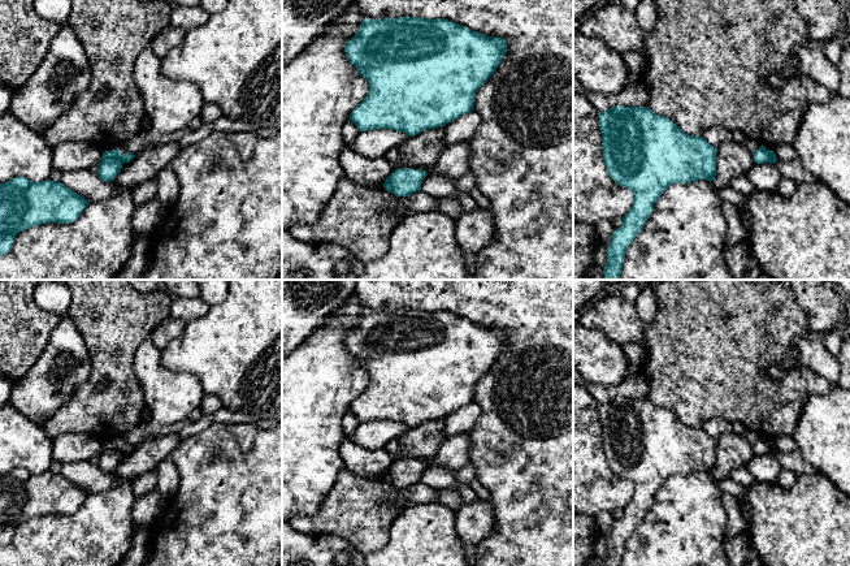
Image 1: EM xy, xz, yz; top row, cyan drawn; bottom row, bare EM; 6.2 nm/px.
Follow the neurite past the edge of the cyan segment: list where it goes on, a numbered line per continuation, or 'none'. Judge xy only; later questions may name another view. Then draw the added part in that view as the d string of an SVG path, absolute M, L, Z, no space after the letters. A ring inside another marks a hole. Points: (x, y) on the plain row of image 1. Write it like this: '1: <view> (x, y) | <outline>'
none

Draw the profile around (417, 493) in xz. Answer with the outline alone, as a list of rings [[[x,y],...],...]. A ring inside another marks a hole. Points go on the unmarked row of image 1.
[[[421,481],[406,488],[398,497],[398,505],[406,510],[411,506],[433,502],[438,496],[438,489],[428,487]]]

